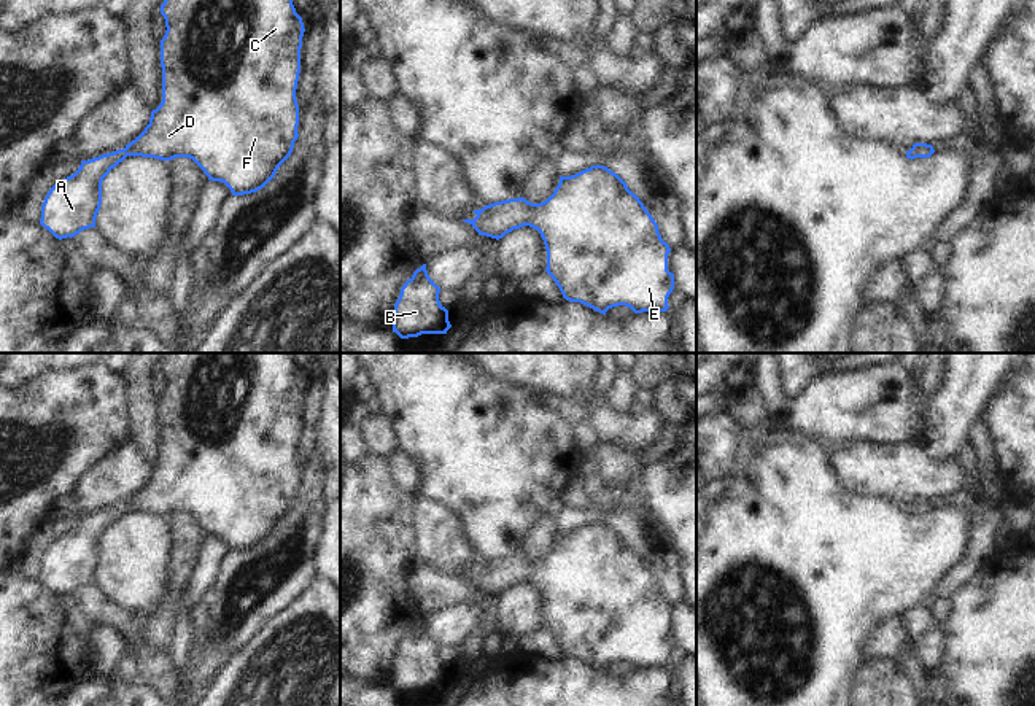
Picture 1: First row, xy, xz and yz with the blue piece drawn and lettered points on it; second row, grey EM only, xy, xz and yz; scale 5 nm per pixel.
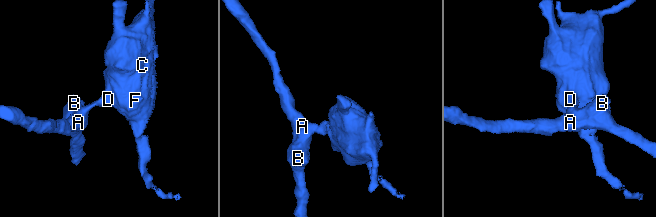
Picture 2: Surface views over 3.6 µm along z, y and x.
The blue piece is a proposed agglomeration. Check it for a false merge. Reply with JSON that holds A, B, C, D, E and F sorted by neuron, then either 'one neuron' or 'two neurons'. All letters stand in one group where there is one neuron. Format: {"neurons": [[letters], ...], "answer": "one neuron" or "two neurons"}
{"neurons": [["A", "B", "C", "D", "E", "F"]], "answer": "one neuron"}

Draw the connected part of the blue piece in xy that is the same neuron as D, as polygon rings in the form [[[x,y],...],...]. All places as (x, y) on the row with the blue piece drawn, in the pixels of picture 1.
[[[164,0],[161,14],[167,27],[161,40],[162,102],[151,111],[145,130],[124,149],[81,161],[73,175],[49,189],[41,205],[40,224],[59,240],[95,227],[102,205],[102,181],[127,156],[161,161],[189,157],[208,180],[224,183],[232,196],[243,196],[262,189],[293,153],[299,137],[296,89],[305,32],[293,0]]]

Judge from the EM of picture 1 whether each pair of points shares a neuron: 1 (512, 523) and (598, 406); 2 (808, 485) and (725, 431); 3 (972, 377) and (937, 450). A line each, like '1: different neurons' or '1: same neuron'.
1: different neurons
2: different neurons
3: same neuron

